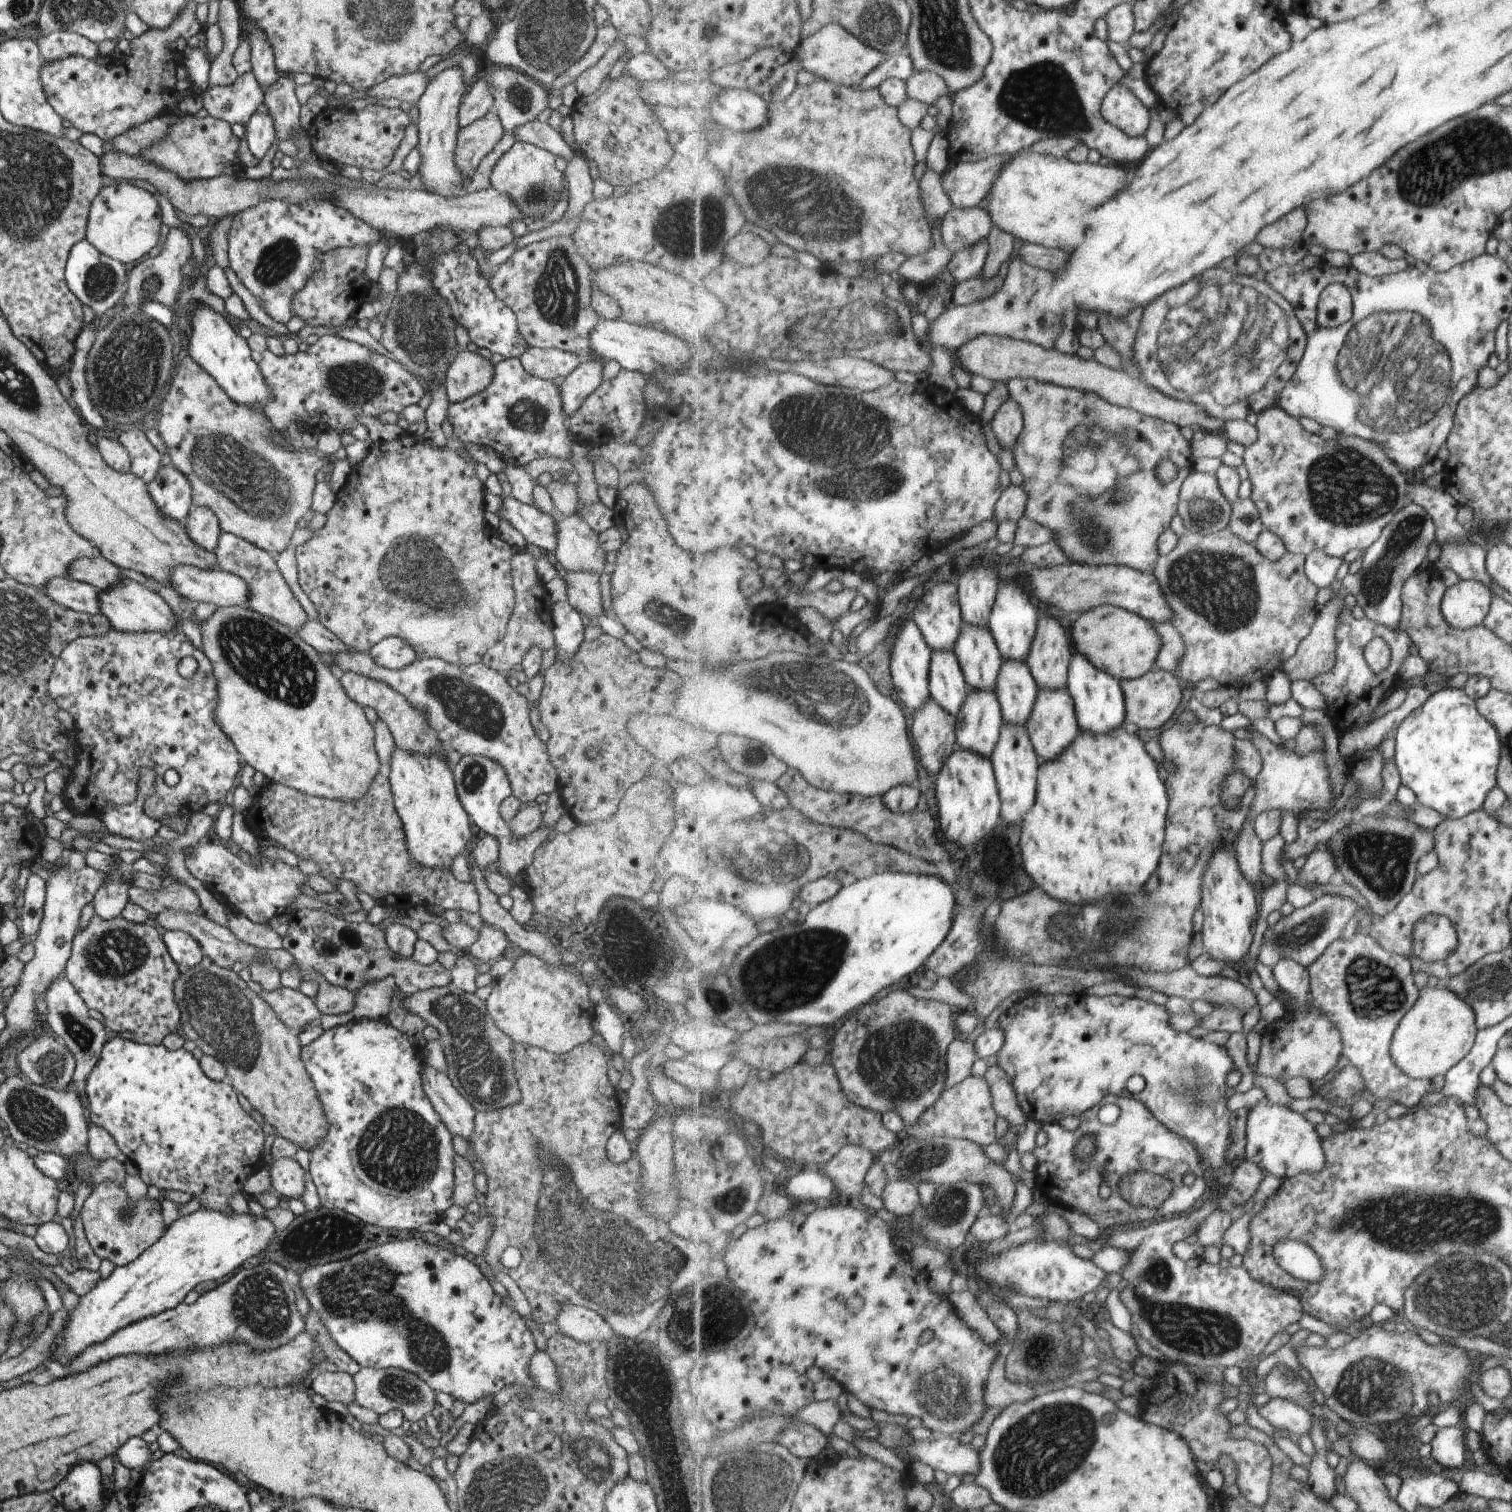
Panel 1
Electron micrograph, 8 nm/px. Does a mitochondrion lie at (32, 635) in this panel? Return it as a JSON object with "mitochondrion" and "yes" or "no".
{"mitochondrion":"yes"}

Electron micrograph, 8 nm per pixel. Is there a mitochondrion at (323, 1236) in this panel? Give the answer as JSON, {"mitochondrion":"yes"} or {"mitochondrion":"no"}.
{"mitochondrion":"yes"}

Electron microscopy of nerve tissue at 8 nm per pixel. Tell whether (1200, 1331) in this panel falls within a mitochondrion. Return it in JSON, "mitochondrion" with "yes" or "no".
{"mitochondrion":"yes"}

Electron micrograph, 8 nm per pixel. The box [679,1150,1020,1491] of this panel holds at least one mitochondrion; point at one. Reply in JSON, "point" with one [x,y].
{"point":[943,1391]}

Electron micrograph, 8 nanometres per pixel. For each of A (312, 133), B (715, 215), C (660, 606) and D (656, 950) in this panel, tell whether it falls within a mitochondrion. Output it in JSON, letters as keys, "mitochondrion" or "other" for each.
{"A":"other","B":"mitochondrion","C":"mitochondrion","D":"mitochondrion"}

